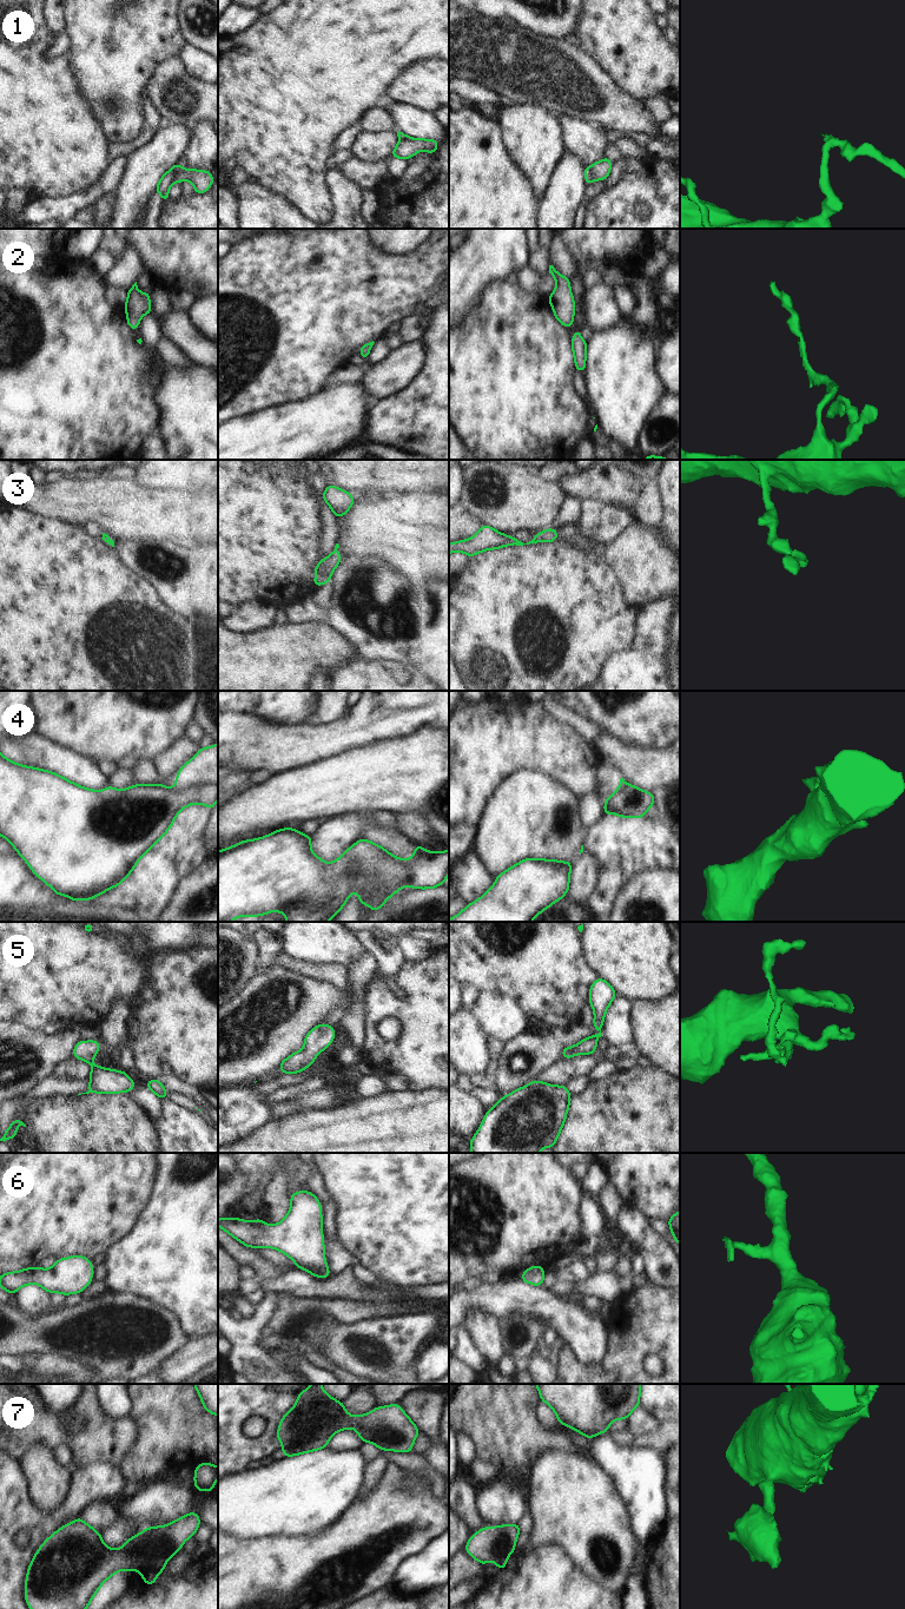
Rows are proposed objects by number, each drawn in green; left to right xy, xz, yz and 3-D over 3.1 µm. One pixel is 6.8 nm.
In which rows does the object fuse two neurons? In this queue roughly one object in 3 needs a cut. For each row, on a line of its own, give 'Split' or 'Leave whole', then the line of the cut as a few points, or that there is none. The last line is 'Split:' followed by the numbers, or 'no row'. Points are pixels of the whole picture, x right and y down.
1: Split. Split along yz (589, 166), (594, 179)
2: Leave whole. No split
3: Leave whole. No split
4: Split. Split along xy (217, 784), (199, 784), (183, 790), (174, 789)
5: Leave whole. No split
6: Leave whole. No split
7: Leave whole. No split
Split: 1, 4

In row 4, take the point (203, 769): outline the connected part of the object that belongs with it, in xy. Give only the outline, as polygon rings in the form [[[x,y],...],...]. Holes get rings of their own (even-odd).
[[[218,744],[202,747],[177,773],[176,790],[190,790],[199,785],[218,785]]]

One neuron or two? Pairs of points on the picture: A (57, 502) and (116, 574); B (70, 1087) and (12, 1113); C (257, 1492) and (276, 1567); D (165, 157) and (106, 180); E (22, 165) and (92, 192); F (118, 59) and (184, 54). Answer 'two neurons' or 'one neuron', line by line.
A: two neurons
B: one neuron
C: two neurons
D: two neurons
E: two neurons
F: two neurons

